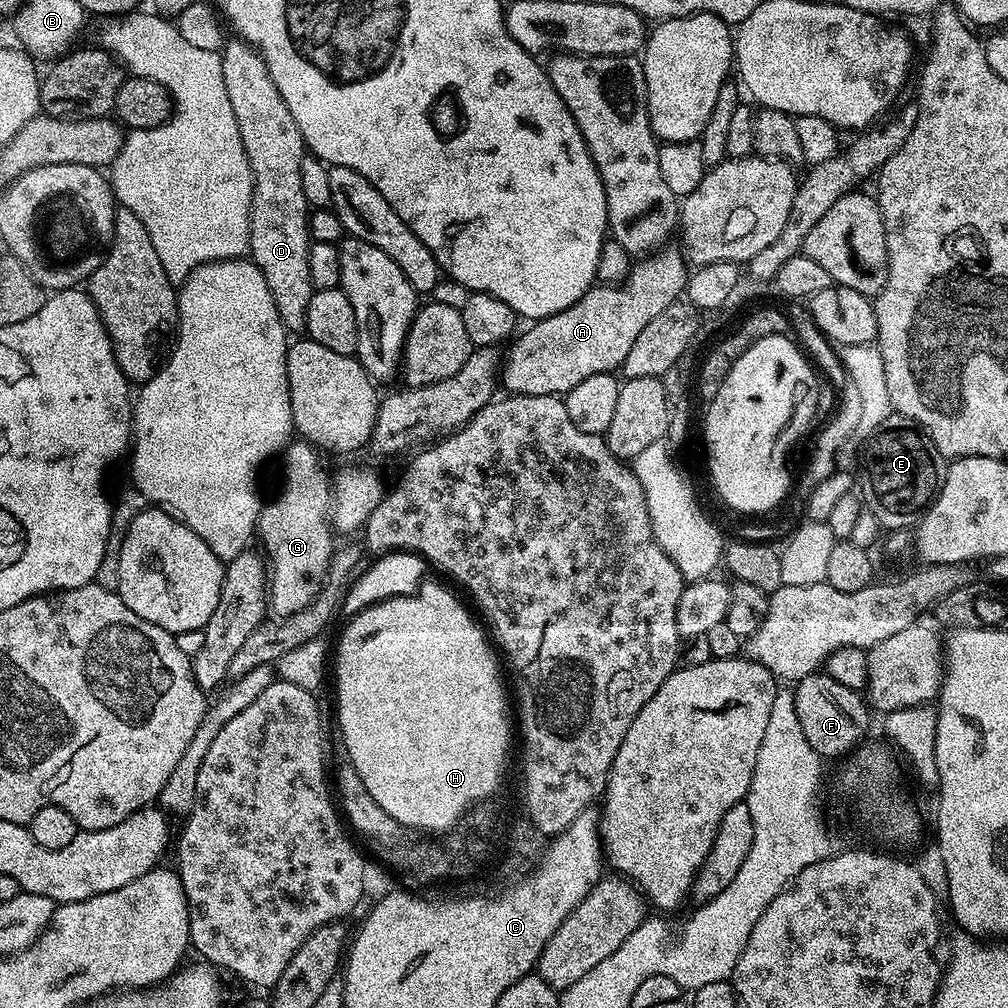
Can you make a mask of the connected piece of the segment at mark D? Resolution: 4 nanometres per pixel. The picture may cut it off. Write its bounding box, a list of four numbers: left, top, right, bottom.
[220,38,313,334]

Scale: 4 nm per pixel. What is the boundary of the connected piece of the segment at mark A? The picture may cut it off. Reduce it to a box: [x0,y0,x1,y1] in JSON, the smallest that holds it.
[502,248,690,396]

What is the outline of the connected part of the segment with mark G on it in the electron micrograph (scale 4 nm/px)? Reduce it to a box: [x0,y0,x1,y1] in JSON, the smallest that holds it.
[255,438,334,618]

